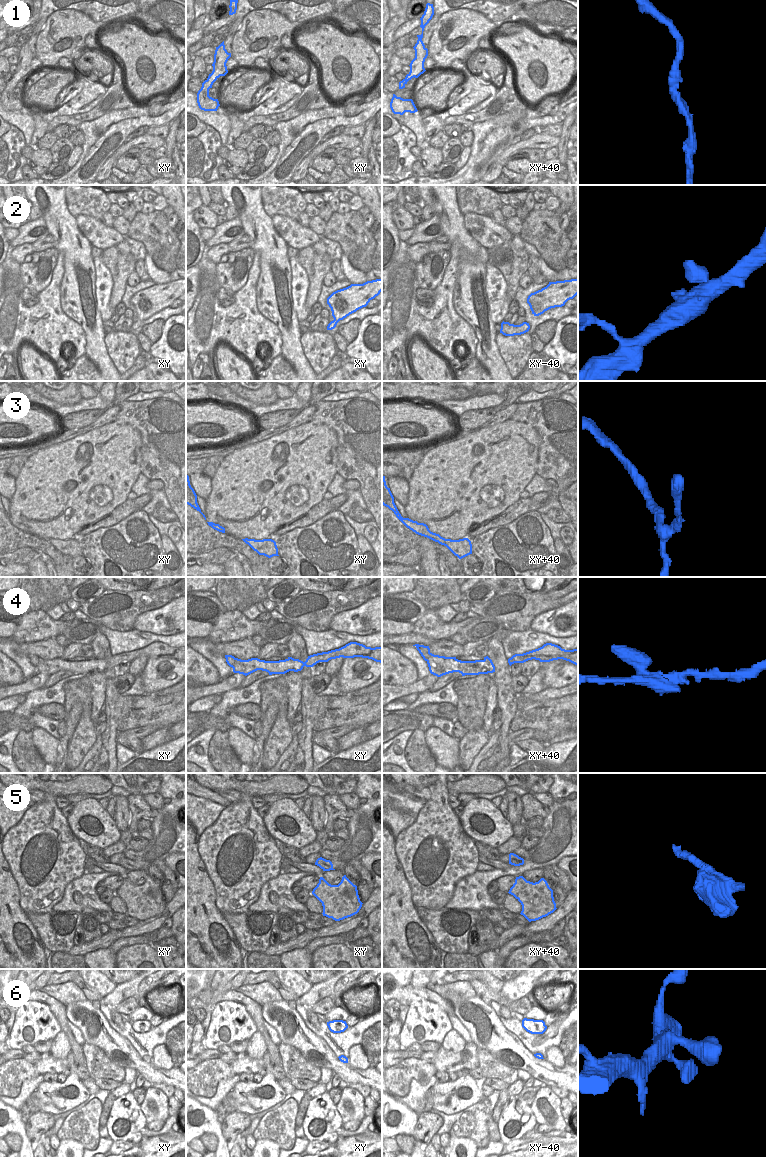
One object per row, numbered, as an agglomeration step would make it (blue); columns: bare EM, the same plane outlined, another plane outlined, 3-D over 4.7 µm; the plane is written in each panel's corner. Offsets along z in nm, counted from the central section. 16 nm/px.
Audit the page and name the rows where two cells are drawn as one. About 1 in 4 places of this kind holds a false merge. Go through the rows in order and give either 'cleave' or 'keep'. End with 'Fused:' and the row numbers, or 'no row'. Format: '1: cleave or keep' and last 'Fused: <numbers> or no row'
1: keep
2: keep
3: keep
4: keep
5: cleave
6: keep
Fused: 5

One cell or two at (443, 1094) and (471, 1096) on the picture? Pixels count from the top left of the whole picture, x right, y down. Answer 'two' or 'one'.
one

